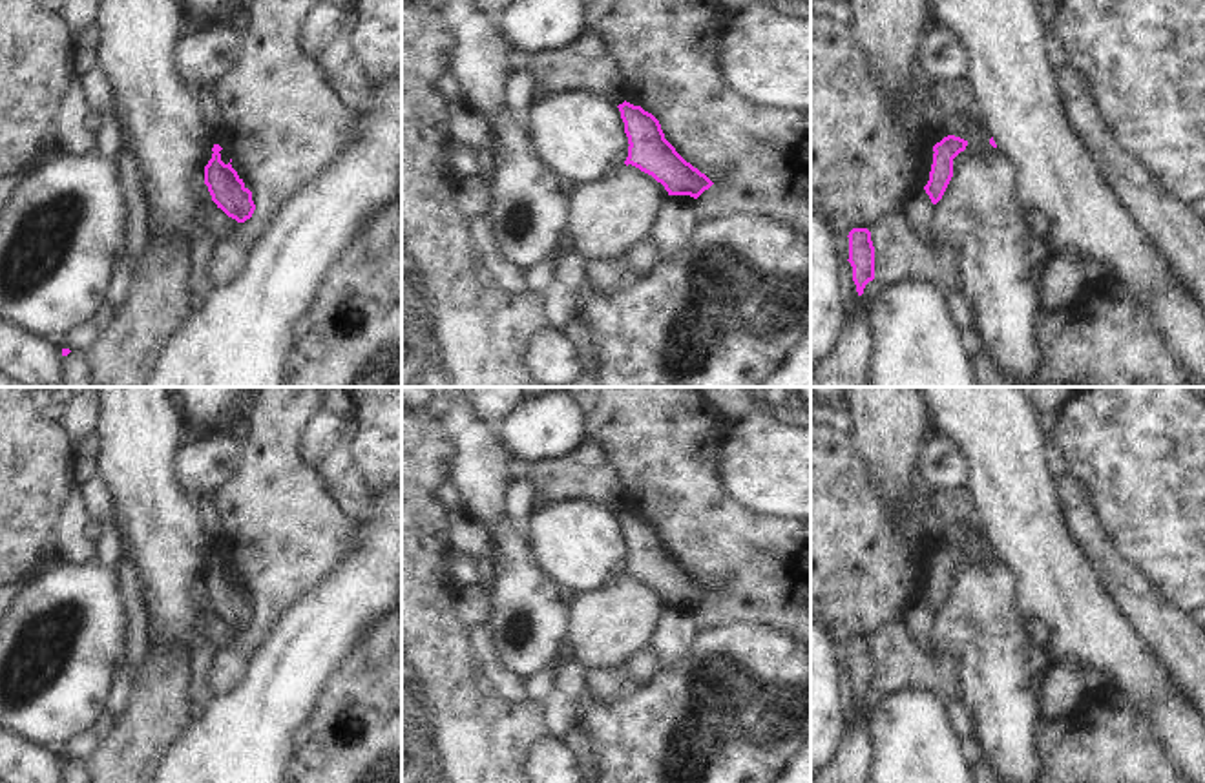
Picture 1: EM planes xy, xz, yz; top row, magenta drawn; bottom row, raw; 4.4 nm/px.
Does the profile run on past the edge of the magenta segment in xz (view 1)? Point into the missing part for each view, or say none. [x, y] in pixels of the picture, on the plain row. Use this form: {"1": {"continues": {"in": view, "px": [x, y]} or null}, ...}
{"1": {"continues": null}}

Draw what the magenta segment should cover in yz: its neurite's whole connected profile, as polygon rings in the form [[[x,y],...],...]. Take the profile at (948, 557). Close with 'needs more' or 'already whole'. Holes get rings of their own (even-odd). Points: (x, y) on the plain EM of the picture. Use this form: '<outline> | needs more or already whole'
[[[948,544],[933,555],[935,562],[933,562],[933,573],[929,580],[929,590],[924,595],[933,613],[937,613],[942,608],[953,586],[953,568],[960,560],[964,560],[966,555],[968,555],[968,549],[955,544]]] | already whole

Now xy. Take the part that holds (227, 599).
[[[214,553],[212,568],[204,575],[204,593],[217,617],[237,632],[245,632],[256,619],[252,600],[245,595],[232,573],[221,569],[221,559],[219,553]]] | already whole

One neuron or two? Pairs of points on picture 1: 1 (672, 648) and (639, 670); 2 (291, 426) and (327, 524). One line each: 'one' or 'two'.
1: two
2: one

